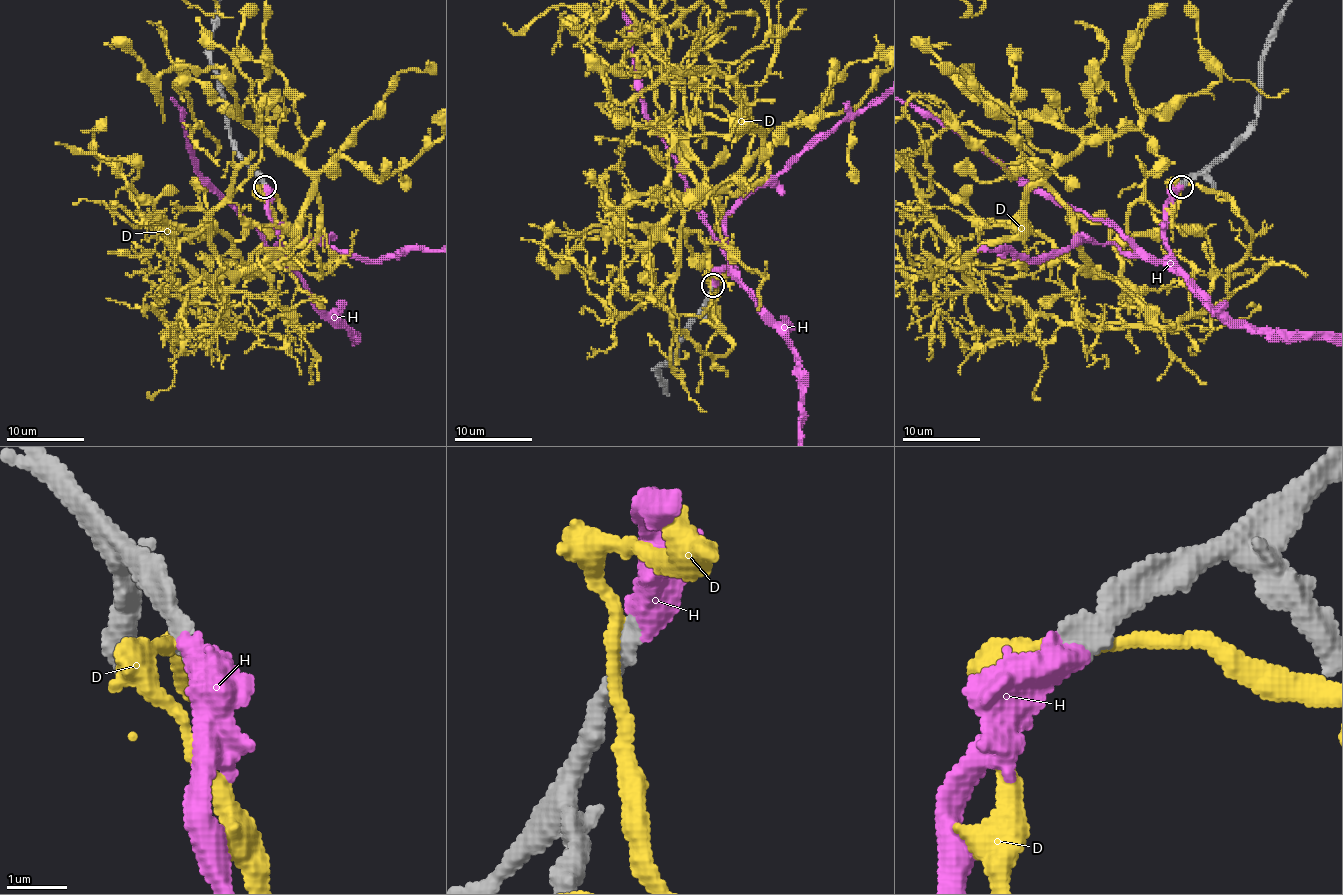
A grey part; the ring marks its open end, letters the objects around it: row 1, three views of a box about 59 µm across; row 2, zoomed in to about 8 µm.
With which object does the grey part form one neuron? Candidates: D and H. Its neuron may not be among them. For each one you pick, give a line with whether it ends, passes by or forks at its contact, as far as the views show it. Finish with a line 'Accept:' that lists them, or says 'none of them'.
H: it ends
Accept: H

